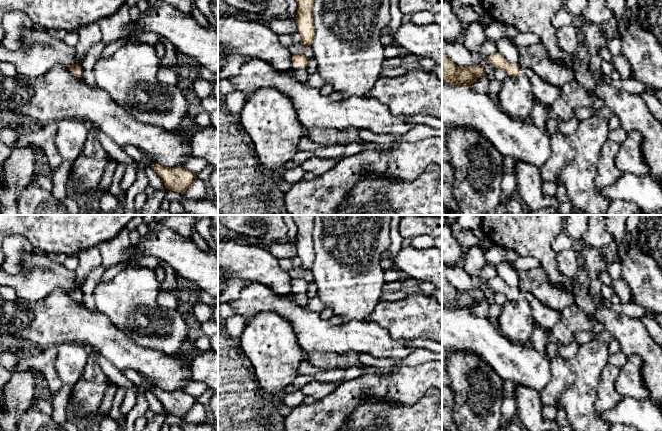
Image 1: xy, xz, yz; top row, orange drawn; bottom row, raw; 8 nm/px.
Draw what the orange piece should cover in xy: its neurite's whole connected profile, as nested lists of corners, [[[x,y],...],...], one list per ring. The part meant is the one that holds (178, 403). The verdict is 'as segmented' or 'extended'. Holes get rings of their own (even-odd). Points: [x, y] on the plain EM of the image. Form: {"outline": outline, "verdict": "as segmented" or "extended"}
{"outline": [[[159,387],[151,389],[164,406],[167,414],[184,418],[193,409],[196,399],[185,391],[166,391]]], "verdict": "as segmented"}

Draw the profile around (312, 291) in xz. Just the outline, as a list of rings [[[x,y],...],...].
[[[314,281],[311,283],[308,283],[307,296],[308,296],[309,300],[316,297],[317,295],[318,295],[317,284]]]

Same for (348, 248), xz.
[[[315,215],[315,222],[313,228],[313,245],[315,249],[315,260],[311,269],[314,282],[318,286],[318,297],[324,302],[325,307],[333,310],[335,315],[342,318],[340,324],[350,320],[365,321],[371,315],[373,309],[381,301],[383,294],[383,287],[385,284],[384,269],[381,267],[382,254],[389,250],[391,239],[389,235],[389,226],[392,215]]]

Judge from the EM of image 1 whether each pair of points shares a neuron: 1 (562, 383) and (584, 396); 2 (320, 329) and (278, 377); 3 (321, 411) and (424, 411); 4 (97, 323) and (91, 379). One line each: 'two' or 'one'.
1: one
2: two
3: two
4: two

